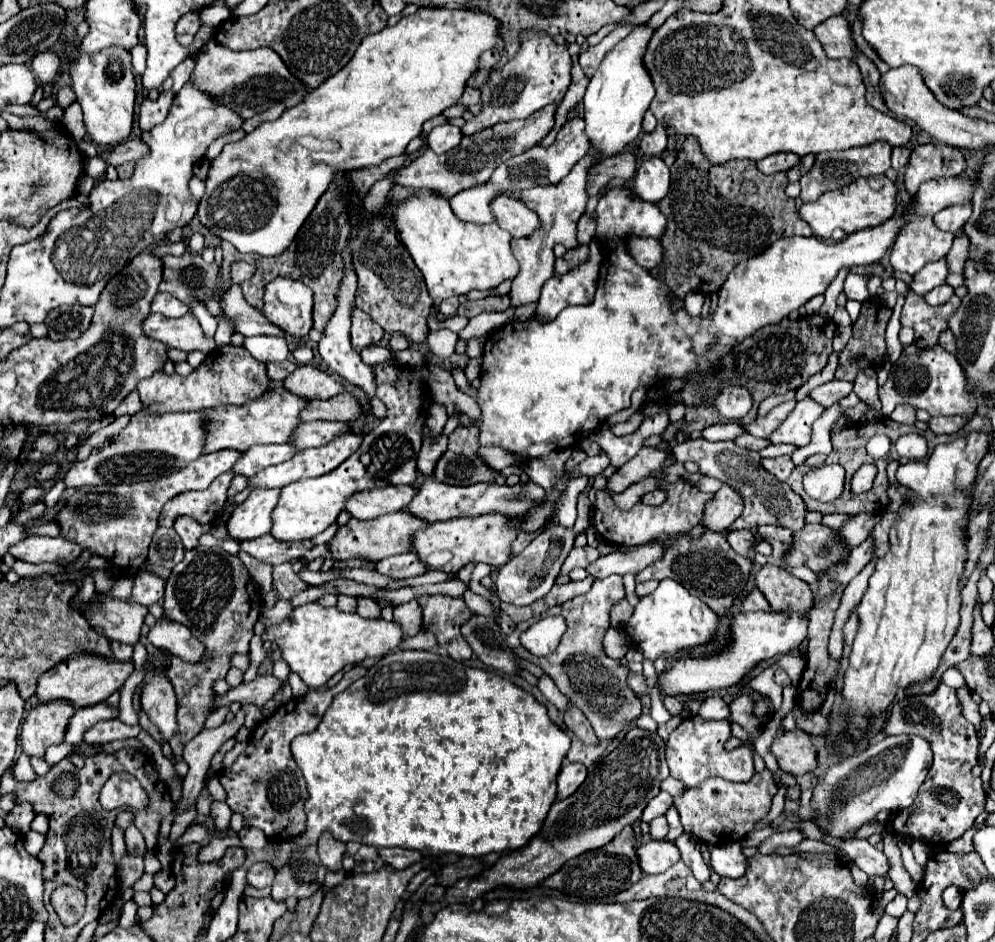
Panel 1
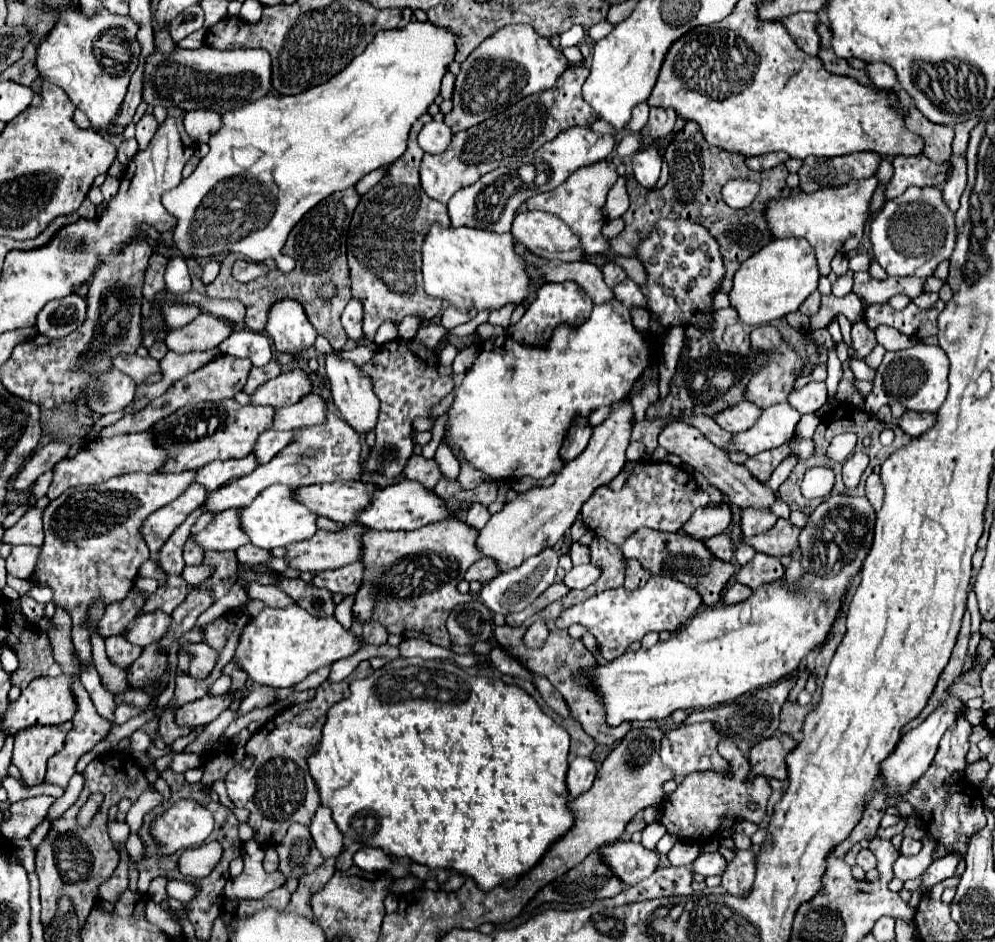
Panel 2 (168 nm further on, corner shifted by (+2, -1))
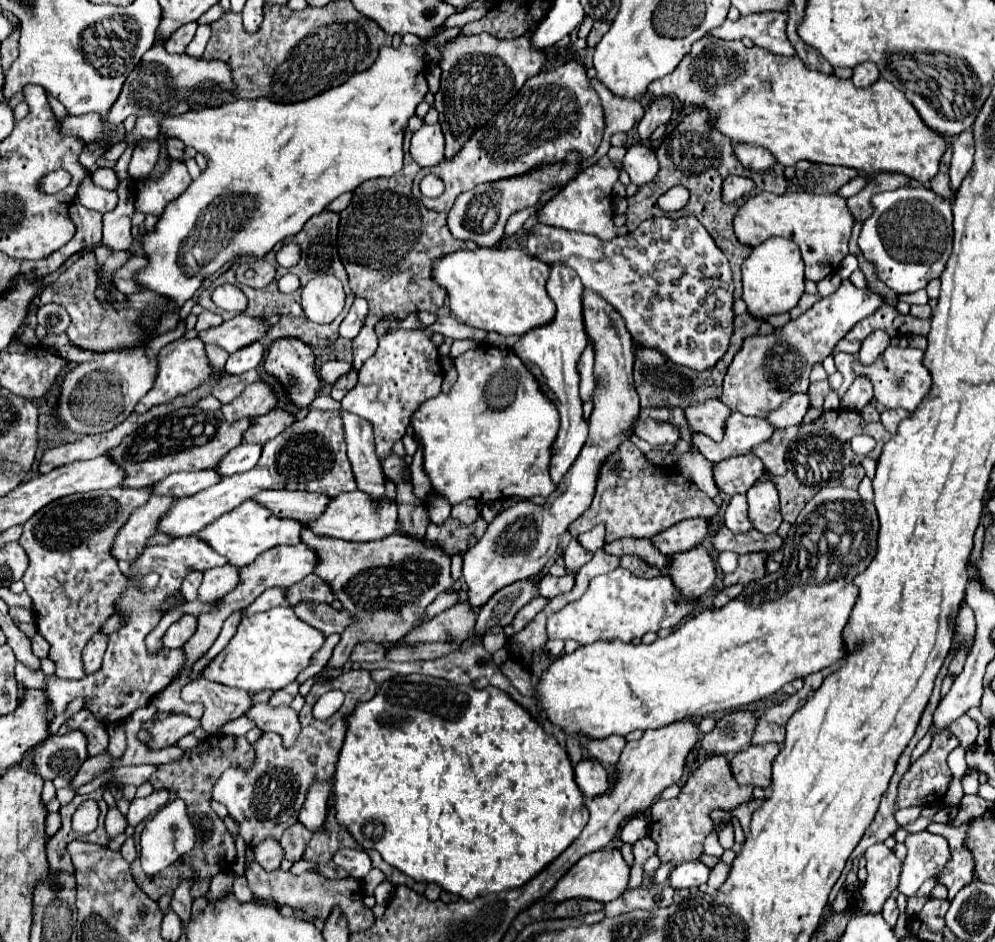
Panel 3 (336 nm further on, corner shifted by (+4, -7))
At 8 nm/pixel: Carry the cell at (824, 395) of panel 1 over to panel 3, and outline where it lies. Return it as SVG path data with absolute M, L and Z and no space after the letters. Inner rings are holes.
M799 393L799 395L793 395L789 401L785 401L779 409L771 411L767 415L767 421L777 427L777 429L783 429L783 427L791 427L791 425L797 425L801 423L801 419L805 417L807 409L811 407L809 403L809 395L807 393Z

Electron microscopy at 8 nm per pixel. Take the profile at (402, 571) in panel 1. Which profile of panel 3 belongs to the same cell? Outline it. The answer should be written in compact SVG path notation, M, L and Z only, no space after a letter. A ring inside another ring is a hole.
M315 573L307 575L303 581L289 587L287 597L289 597L289 605L295 605L299 601L323 601L323 603L335 601L331 587L327 587L327 583L323 583L323 579L319 579Z

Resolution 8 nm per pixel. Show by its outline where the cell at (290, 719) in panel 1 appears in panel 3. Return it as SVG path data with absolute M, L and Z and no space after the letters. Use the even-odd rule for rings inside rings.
M363 669L343 671L329 685L315 683L309 695L305 697L305 707L299 711L301 735L293 747L283 747L283 739L280 735L263 733L253 745L257 757L251 771L243 773L241 769L231 767L219 777L219 781L213 787L213 799L223 803L229 815L239 821L241 835L247 847L255 847L255 843L261 843L267 837L273 837L275 841L279 841L283 831L297 823L299 809L303 807L307 799L307 791L311 783L315 781L329 783L335 773L335 757L345 737L343 717L351 713L359 701L371 699L375 691L377 691L377 683L371 679L369 671L363 671ZM329 689L341 689L345 693L345 703L327 721L317 721L313 719L311 709L315 701Z

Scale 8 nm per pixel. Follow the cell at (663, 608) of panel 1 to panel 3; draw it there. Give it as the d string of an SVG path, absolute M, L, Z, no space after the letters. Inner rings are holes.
M617 567L611 573L591 579L589 589L579 601L569 603L561 611L553 613L551 619L547 619L547 635L549 639L575 639L583 645L611 639L631 643L631 639L641 639L649 631L657 633L659 629L677 627L683 617L693 613L695 605L697 599L683 599L667 575L659 575L655 579L639 579L631 571Z

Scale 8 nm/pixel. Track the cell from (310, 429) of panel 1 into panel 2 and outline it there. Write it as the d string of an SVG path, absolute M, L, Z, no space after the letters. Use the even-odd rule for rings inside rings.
M267 429L257 437L257 443L253 447L253 455L257 459L257 463L269 463L287 443L289 437L293 437L293 433L281 433L281 431L273 431Z

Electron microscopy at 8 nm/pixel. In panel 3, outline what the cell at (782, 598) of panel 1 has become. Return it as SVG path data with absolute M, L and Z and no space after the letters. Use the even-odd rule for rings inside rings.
M747 553L747 555L741 555L739 557L739 567L735 573L729 573L725 575L723 579L723 585L725 587L731 587L731 585L749 585L753 583L755 579L767 575L767 567L765 567L765 561L767 561L767 553Z

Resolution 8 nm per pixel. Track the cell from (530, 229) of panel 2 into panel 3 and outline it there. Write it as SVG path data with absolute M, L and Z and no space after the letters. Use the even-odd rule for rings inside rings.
M667 215L643 221L635 231L613 241L601 241L593 235L573 233L567 229L537 223L527 231L529 255L547 265L563 263L571 267L585 289L599 291L625 319L629 333L643 347L651 347L667 355L673 363L693 367L697 371L713 367L727 351L733 333L733 281L727 257L715 245L709 231L695 217L671 219Z

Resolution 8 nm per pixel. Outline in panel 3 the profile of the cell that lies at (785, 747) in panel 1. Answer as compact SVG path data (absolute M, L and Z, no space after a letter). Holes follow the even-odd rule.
M765 743L765 745L751 745L739 751L729 763L735 779L745 785L755 785L767 789L771 785L771 763L781 751L779 743Z

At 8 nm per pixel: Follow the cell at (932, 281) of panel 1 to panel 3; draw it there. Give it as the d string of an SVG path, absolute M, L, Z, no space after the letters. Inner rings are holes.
M845 279L833 295L821 297L809 311L791 319L783 329L765 337L747 337L727 369L721 401L743 415L767 417L767 411L773 411L791 395L805 393L809 389L811 367L831 355L839 339L843 339L857 321L875 313L883 303L885 299L879 293L857 289L849 279Z

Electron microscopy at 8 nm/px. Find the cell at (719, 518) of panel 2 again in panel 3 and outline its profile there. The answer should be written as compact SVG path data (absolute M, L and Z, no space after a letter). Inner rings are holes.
M687 519L677 523L675 527L669 527L661 535L655 535L651 541L655 547L659 547L661 553L675 555L693 549L695 545L701 545L701 541L709 533L709 527L711 527L709 519Z

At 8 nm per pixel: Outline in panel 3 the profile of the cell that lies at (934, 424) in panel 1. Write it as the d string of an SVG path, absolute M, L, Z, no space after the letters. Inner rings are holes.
M885 409L885 411L881 413L881 423L885 425L885 429L887 429L891 435L895 435L899 423L901 423L903 419L907 419L907 415L909 415L909 413L903 411L903 409Z

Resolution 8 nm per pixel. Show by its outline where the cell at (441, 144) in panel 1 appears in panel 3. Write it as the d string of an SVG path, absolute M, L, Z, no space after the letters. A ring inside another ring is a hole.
M423 125L411 139L411 157L421 167L431 167L439 163L445 155L445 139L439 125Z

